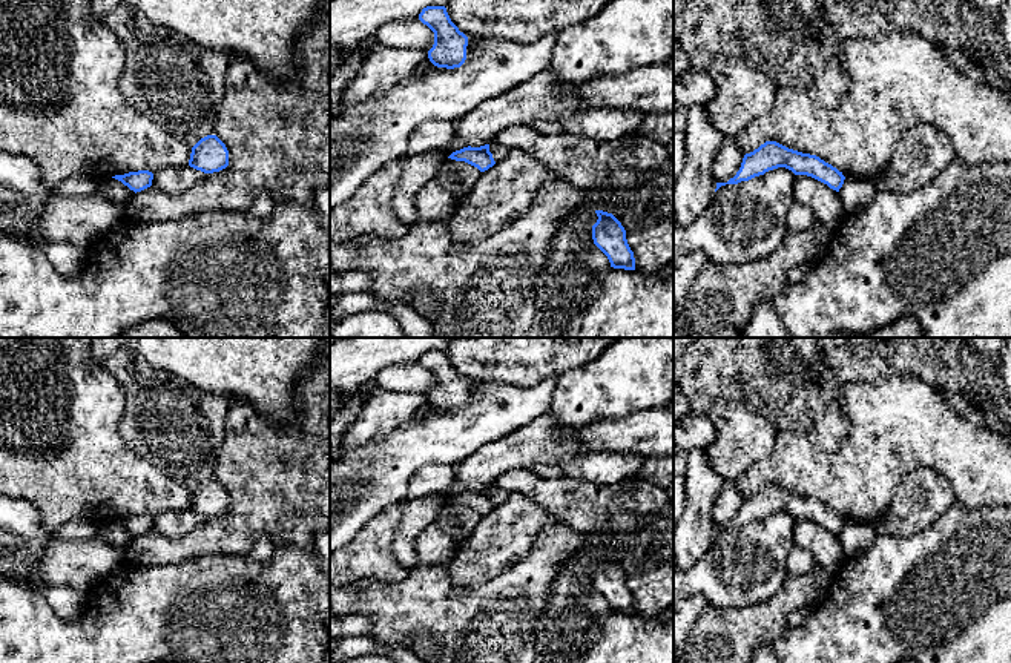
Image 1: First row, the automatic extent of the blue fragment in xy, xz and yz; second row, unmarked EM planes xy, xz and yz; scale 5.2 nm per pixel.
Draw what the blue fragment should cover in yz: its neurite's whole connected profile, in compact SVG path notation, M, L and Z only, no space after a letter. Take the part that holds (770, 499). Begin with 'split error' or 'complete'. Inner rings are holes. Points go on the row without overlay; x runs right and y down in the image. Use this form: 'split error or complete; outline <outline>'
complete; outline M766 485L753 496L746 497L736 519L727 526L716 526L715 536L721 529L749 525L778 511L785 511L795 519L812 520L836 536L839 536L845 523L842 516L816 499L789 493L776 485Z

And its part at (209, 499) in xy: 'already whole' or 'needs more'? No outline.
already whole

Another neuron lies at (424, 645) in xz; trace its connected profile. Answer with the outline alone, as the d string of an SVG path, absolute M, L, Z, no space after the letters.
M416 631L410 649L425 663L436 663L440 657L440 646L434 637L426 631Z

